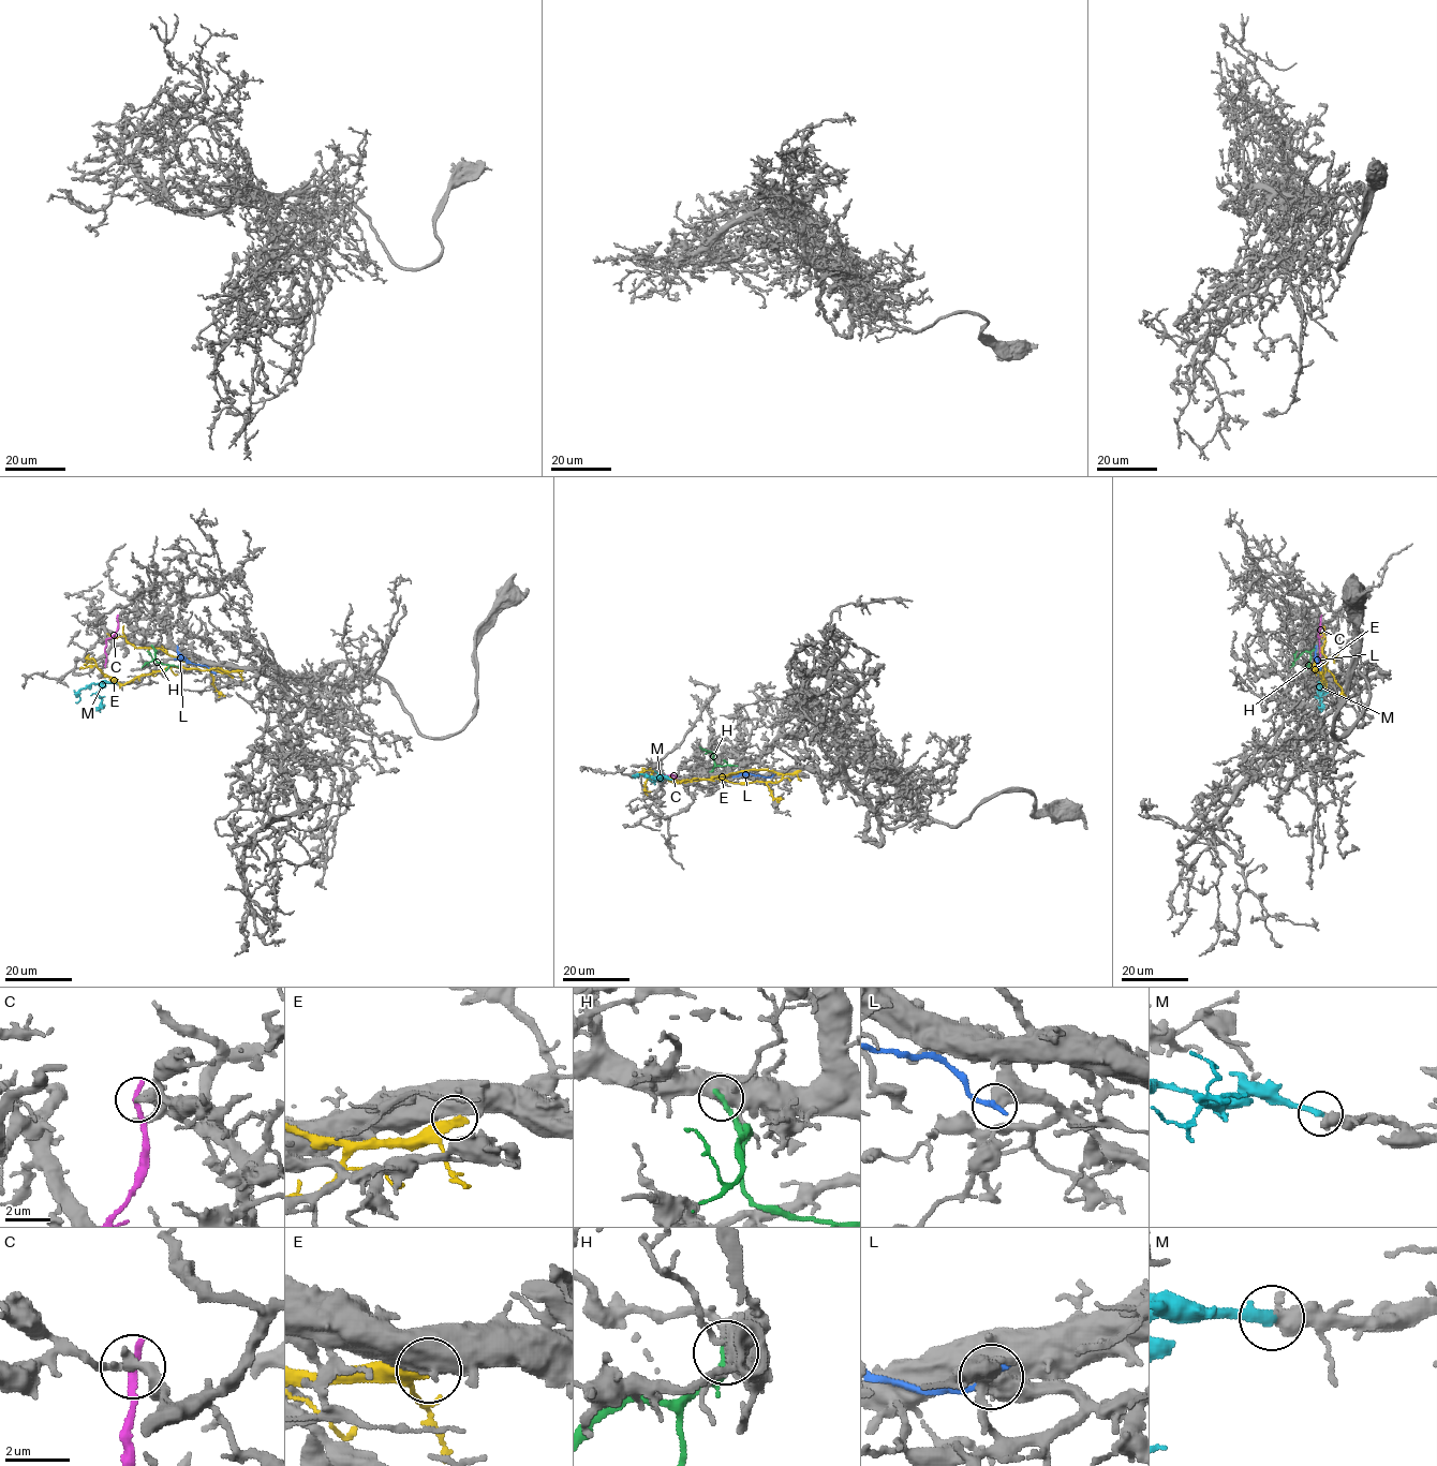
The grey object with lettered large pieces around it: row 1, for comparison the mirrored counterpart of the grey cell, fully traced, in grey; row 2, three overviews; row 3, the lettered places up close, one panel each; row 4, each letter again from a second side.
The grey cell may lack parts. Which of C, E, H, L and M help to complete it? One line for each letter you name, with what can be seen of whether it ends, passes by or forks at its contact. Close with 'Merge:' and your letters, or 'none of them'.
M: It ends there
Merge: M

